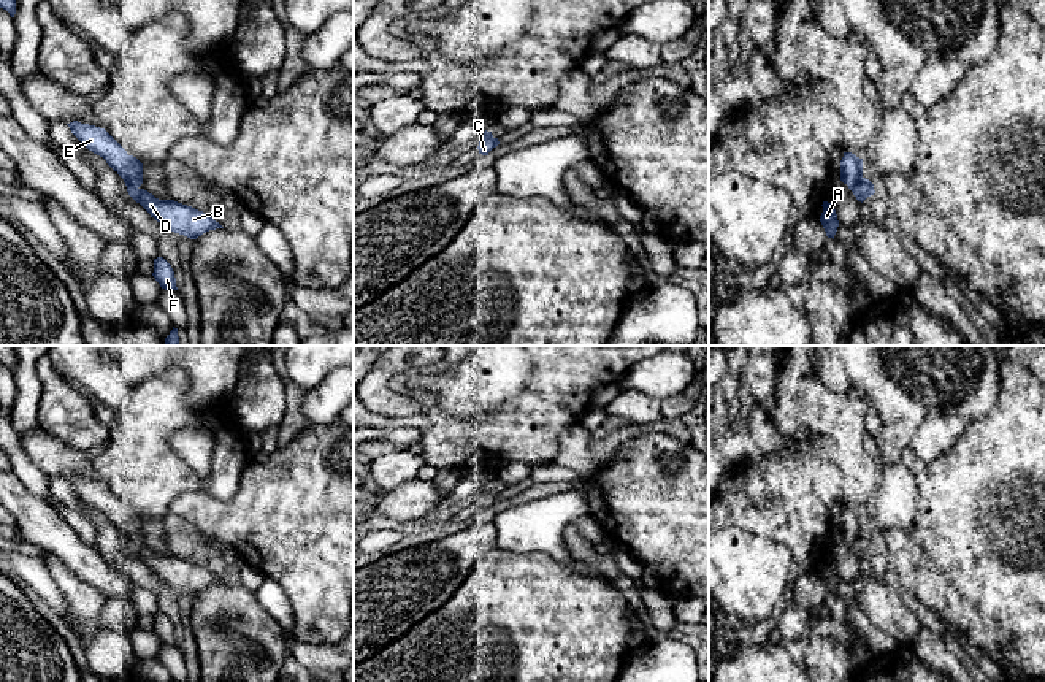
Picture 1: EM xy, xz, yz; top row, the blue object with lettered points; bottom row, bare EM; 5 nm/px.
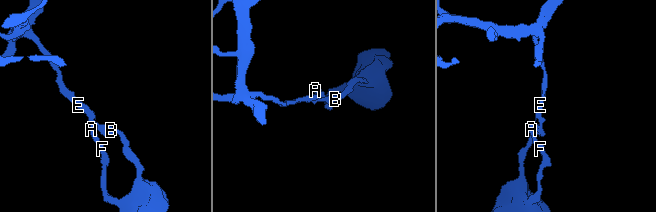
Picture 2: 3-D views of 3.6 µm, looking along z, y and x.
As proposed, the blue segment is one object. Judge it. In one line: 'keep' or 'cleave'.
cleave

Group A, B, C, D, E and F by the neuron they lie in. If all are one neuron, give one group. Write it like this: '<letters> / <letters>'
A B C D F / E

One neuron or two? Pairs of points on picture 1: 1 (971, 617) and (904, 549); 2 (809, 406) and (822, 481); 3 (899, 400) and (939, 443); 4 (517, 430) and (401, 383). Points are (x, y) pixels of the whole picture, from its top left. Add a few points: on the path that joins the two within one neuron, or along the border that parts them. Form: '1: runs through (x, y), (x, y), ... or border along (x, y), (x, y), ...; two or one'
1: runs through (952, 608), (912, 568); one
2: border along (823, 459), (838, 468), (841, 494); two
3: border along (958, 414), (928, 416), (907, 444); two
4: runs through (489, 432), (452, 432), (428, 408); one

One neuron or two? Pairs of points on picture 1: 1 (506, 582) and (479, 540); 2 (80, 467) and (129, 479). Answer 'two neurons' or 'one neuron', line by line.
1: two neurons
2: two neurons

